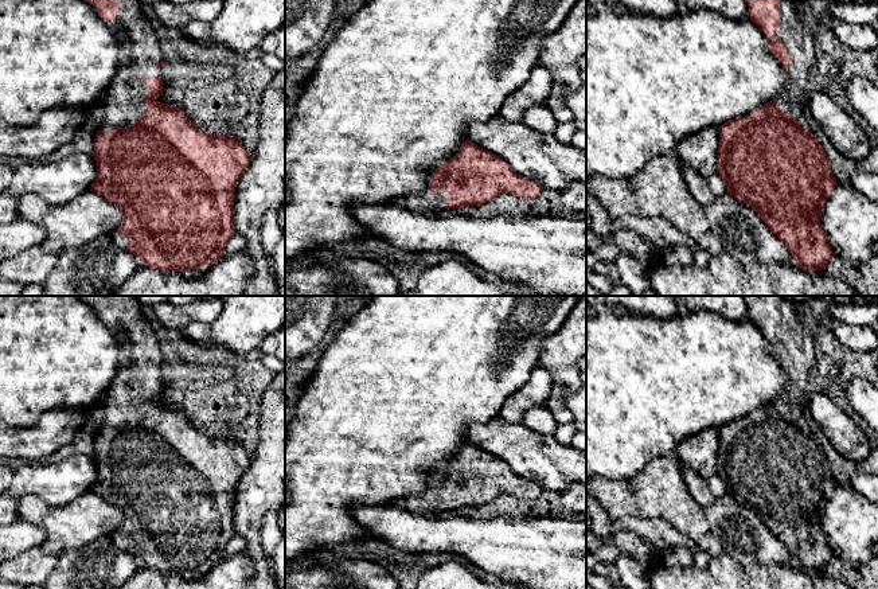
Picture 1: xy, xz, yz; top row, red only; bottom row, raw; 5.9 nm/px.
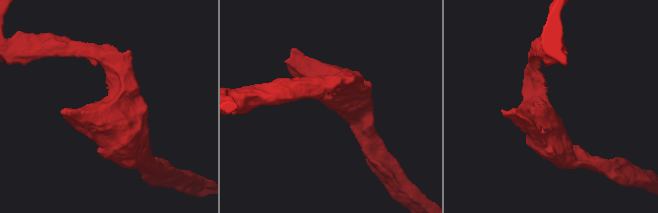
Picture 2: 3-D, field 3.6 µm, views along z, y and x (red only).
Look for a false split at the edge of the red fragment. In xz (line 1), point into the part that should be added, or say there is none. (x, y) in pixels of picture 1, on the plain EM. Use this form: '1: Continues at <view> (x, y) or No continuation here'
1: Continues at xz (429, 504)

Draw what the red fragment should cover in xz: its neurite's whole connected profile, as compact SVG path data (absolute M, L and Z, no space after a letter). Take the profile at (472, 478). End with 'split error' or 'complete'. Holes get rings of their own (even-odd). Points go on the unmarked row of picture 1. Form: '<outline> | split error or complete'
M464 441L458 453L434 472L428 491L422 495L409 495L401 503L402 508L411 514L438 516L444 511L480 507L503 494L516 496L522 500L534 500L542 491L541 485L516 475L497 456L477 448L469 441Z | split error

